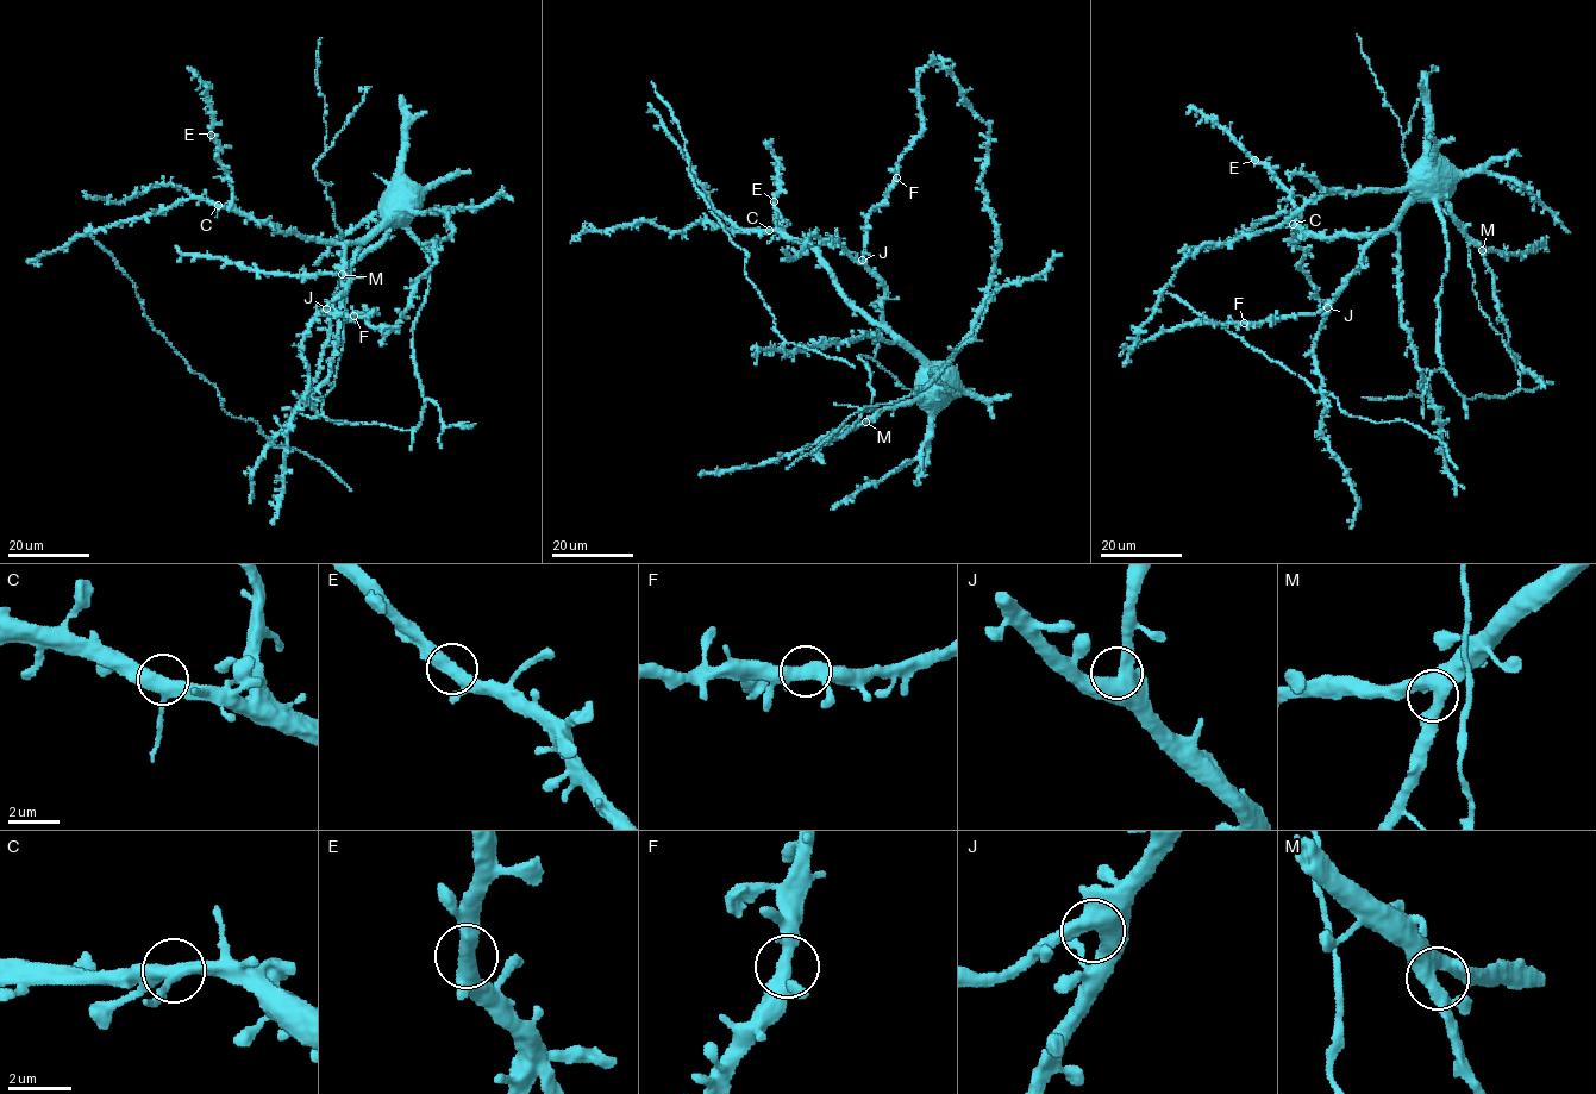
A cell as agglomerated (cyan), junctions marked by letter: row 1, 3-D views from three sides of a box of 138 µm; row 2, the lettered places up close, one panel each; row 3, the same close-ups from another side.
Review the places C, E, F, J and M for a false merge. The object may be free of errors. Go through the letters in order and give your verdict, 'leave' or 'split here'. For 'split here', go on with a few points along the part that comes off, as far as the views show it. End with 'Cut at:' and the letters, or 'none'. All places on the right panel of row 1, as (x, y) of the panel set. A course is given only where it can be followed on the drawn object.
C: leave
E: leave
F: leave
J: leave
M: leave
Cut at: none

